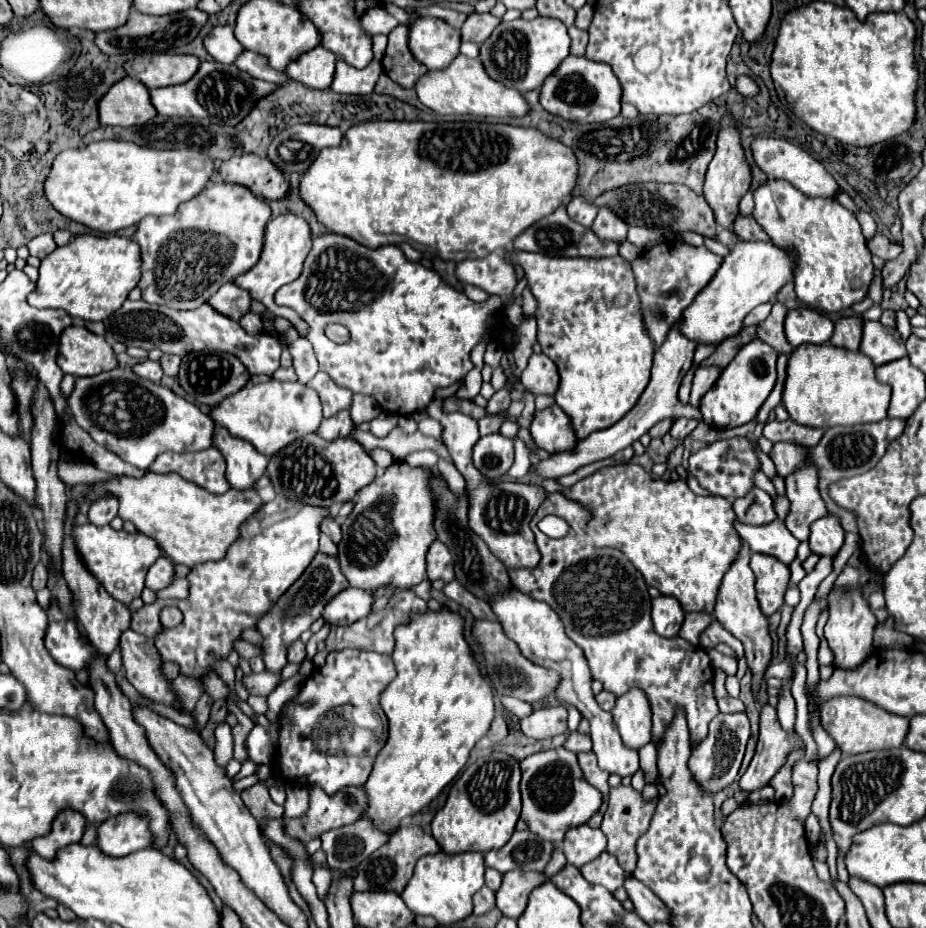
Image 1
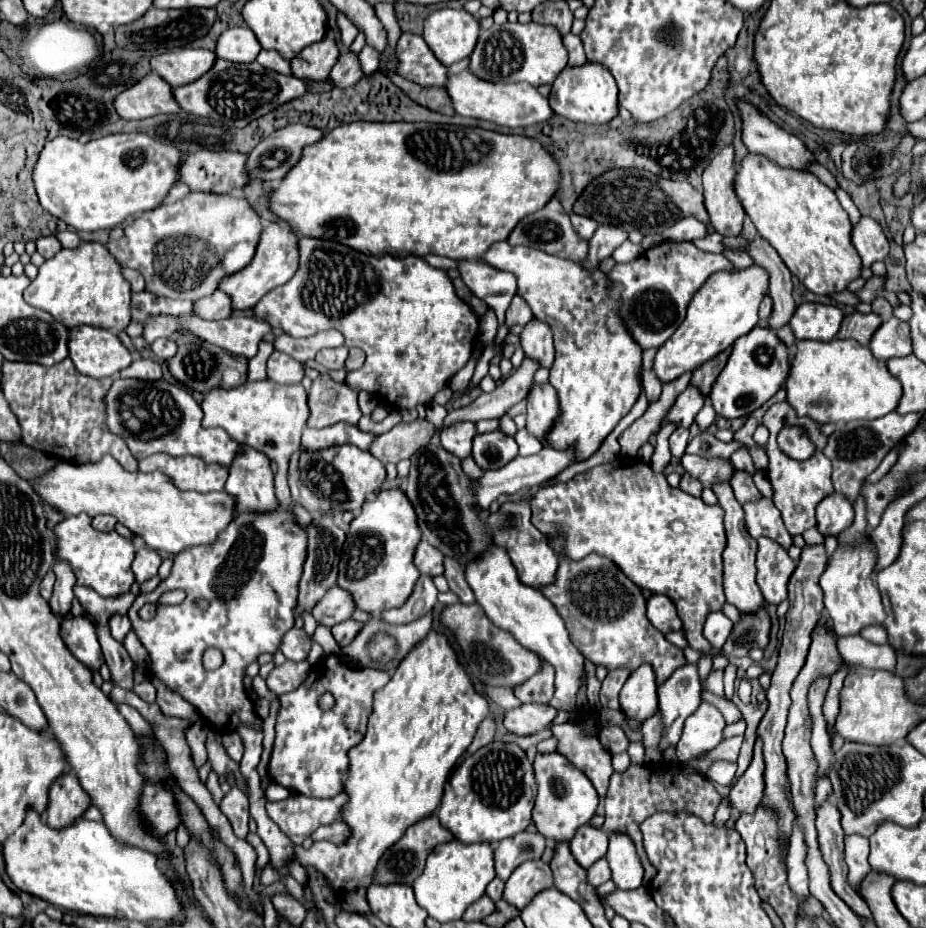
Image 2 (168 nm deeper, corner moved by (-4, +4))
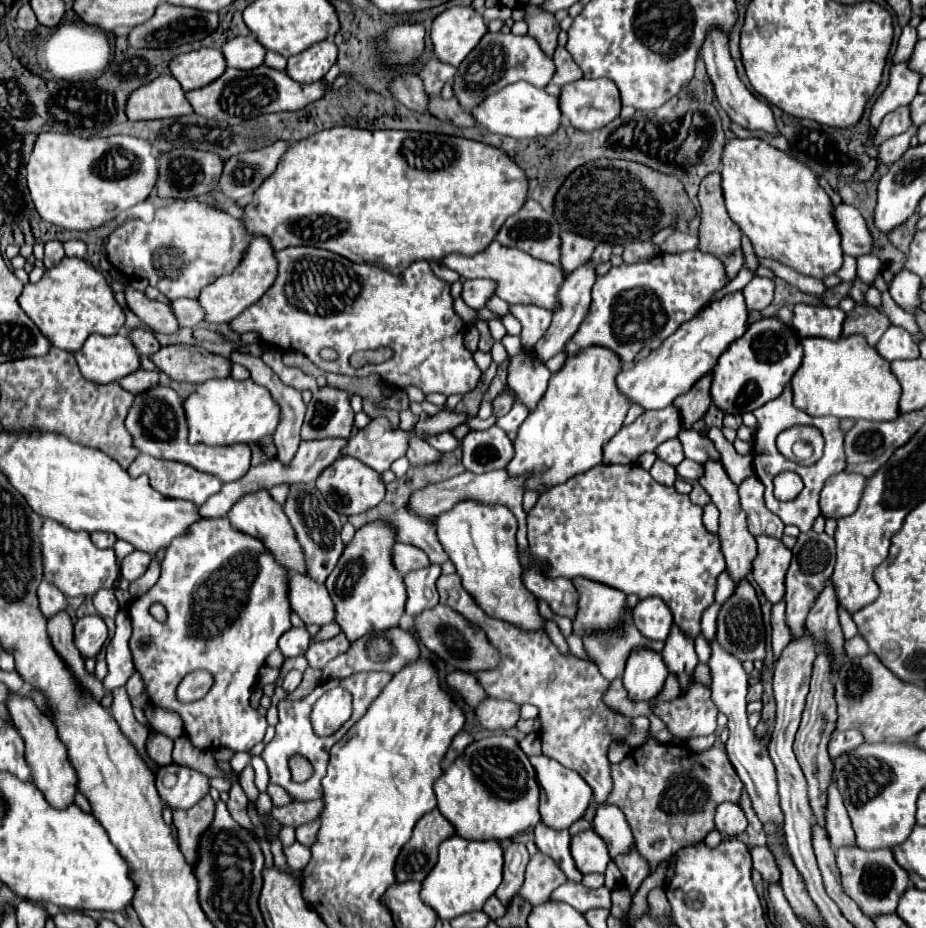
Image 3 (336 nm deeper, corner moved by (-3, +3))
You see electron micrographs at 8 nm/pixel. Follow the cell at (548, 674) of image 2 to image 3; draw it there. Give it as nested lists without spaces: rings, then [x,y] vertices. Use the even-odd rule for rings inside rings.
[[[443,574],[437,580],[437,590],[441,604],[451,606],[469,622],[475,622],[499,652],[501,660],[495,668],[475,672],[475,678],[487,696],[537,706],[543,754],[575,770],[591,786],[595,802],[605,802],[613,786],[609,770],[611,764],[607,760],[609,746],[617,741],[625,742],[632,748],[643,746],[649,740],[649,718],[629,718],[609,708],[603,702],[603,694],[611,682],[599,674],[593,662],[581,660],[573,654],[561,654],[545,630],[521,630],[505,620],[487,616],[471,598],[471,594],[467,594],[467,590],[461,586],[457,574]]]

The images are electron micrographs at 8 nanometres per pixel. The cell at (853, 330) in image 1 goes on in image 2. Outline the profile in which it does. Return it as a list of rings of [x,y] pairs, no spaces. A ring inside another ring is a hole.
[[[852,313],[846,315],[842,321],[842,327],[838,331],[838,339],[856,339],[860,345],[868,345],[872,333],[878,329],[882,319],[876,313],[862,315],[862,313]]]

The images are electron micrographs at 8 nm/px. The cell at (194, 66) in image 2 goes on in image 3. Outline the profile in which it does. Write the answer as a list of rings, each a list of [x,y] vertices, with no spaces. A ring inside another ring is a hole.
[[[199,48],[187,54],[175,56],[169,68],[171,68],[171,74],[183,86],[183,90],[189,92],[217,80],[227,70],[227,64],[221,50]]]

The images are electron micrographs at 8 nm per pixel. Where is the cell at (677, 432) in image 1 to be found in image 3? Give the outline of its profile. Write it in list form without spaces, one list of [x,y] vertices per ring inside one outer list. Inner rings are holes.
[[[675,438],[675,440],[667,440],[663,442],[663,446],[659,446],[655,450],[655,456],[671,466],[677,466],[685,456],[683,456],[683,448],[681,448],[681,442]]]

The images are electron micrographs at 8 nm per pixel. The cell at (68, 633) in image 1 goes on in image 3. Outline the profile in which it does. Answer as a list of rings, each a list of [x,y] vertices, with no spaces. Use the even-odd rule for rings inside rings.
[[[85,616],[75,624],[75,646],[83,658],[95,658],[107,640],[107,626],[101,616]]]

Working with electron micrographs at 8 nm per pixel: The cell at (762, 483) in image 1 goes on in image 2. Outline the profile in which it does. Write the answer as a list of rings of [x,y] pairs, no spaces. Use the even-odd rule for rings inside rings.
[[[740,449],[740,451],[736,451],[732,457],[732,463],[736,463],[738,465],[738,469],[740,471],[748,471],[750,475],[754,475],[758,469],[756,469],[756,465],[754,465],[754,461],[752,461],[752,457],[750,457],[750,453],[746,451],[746,449]]]

